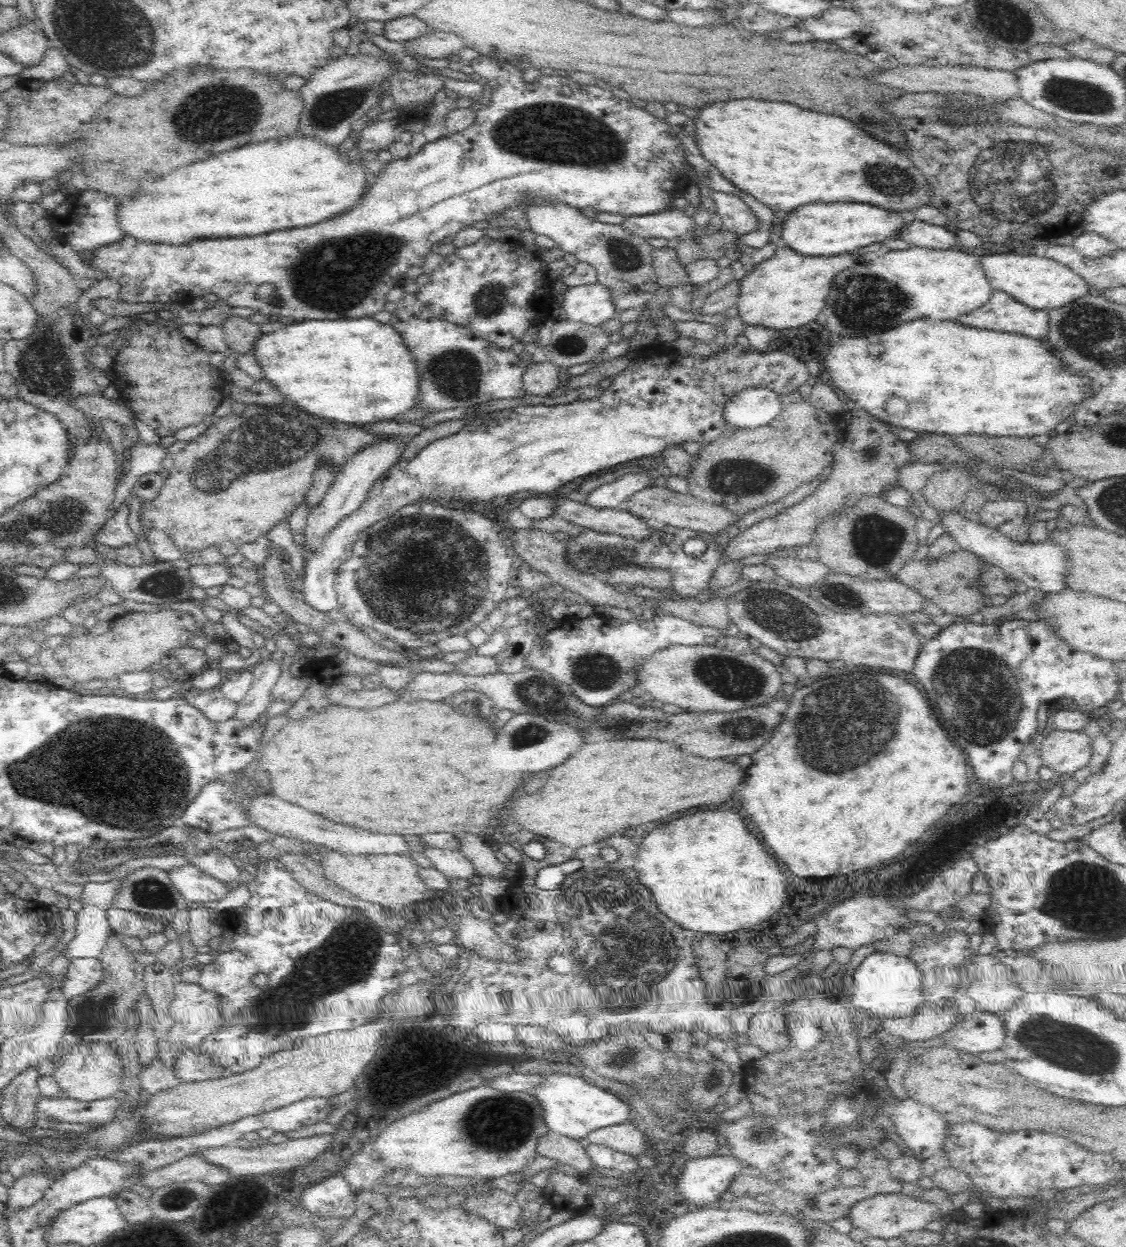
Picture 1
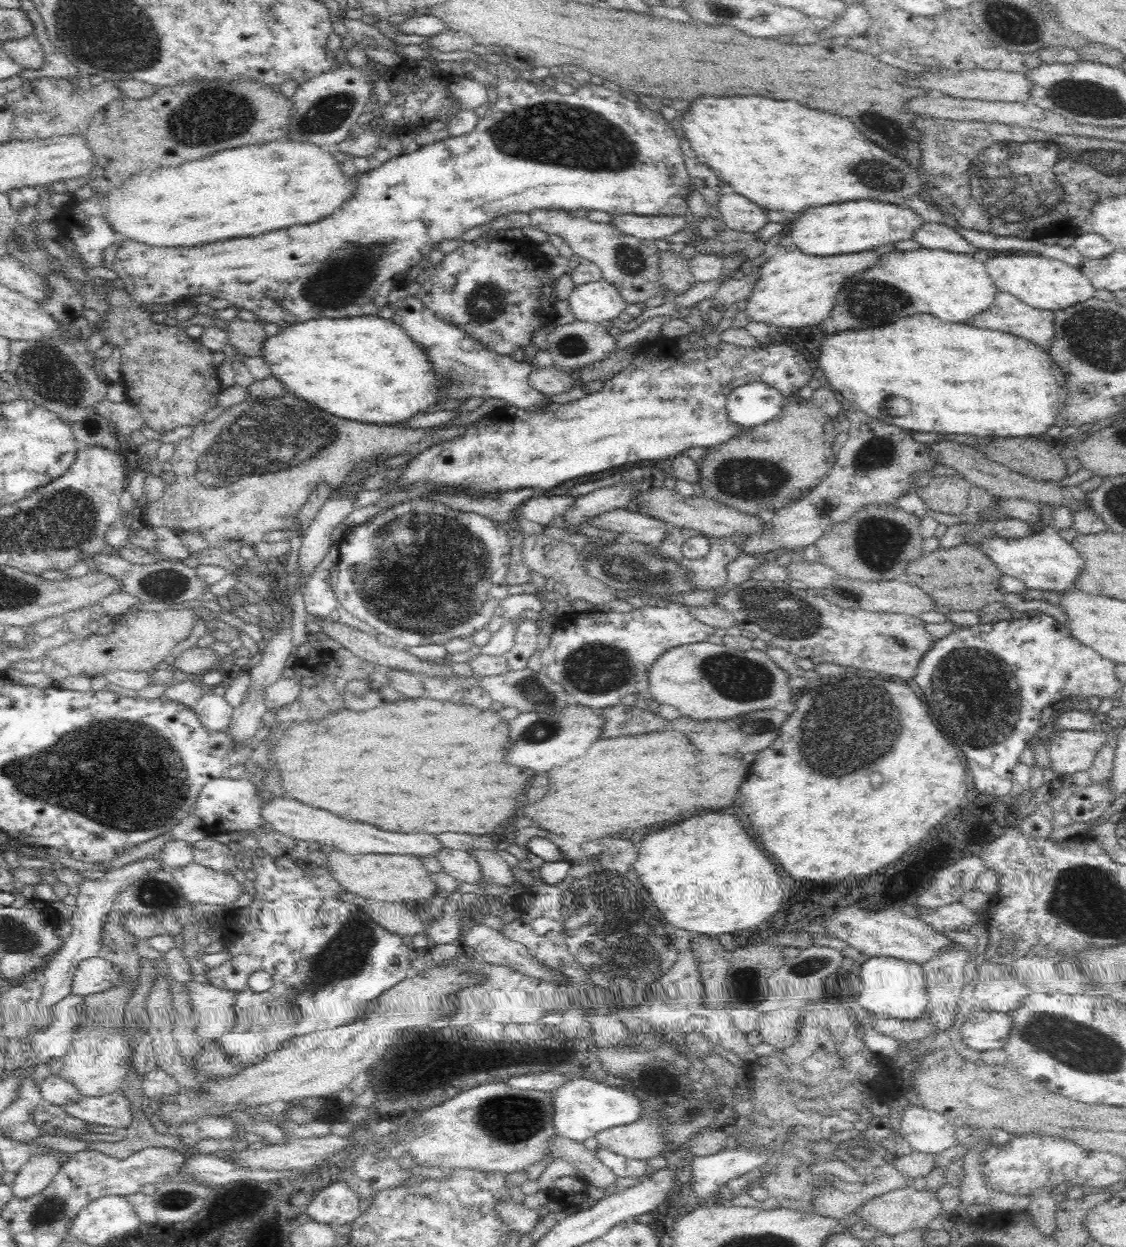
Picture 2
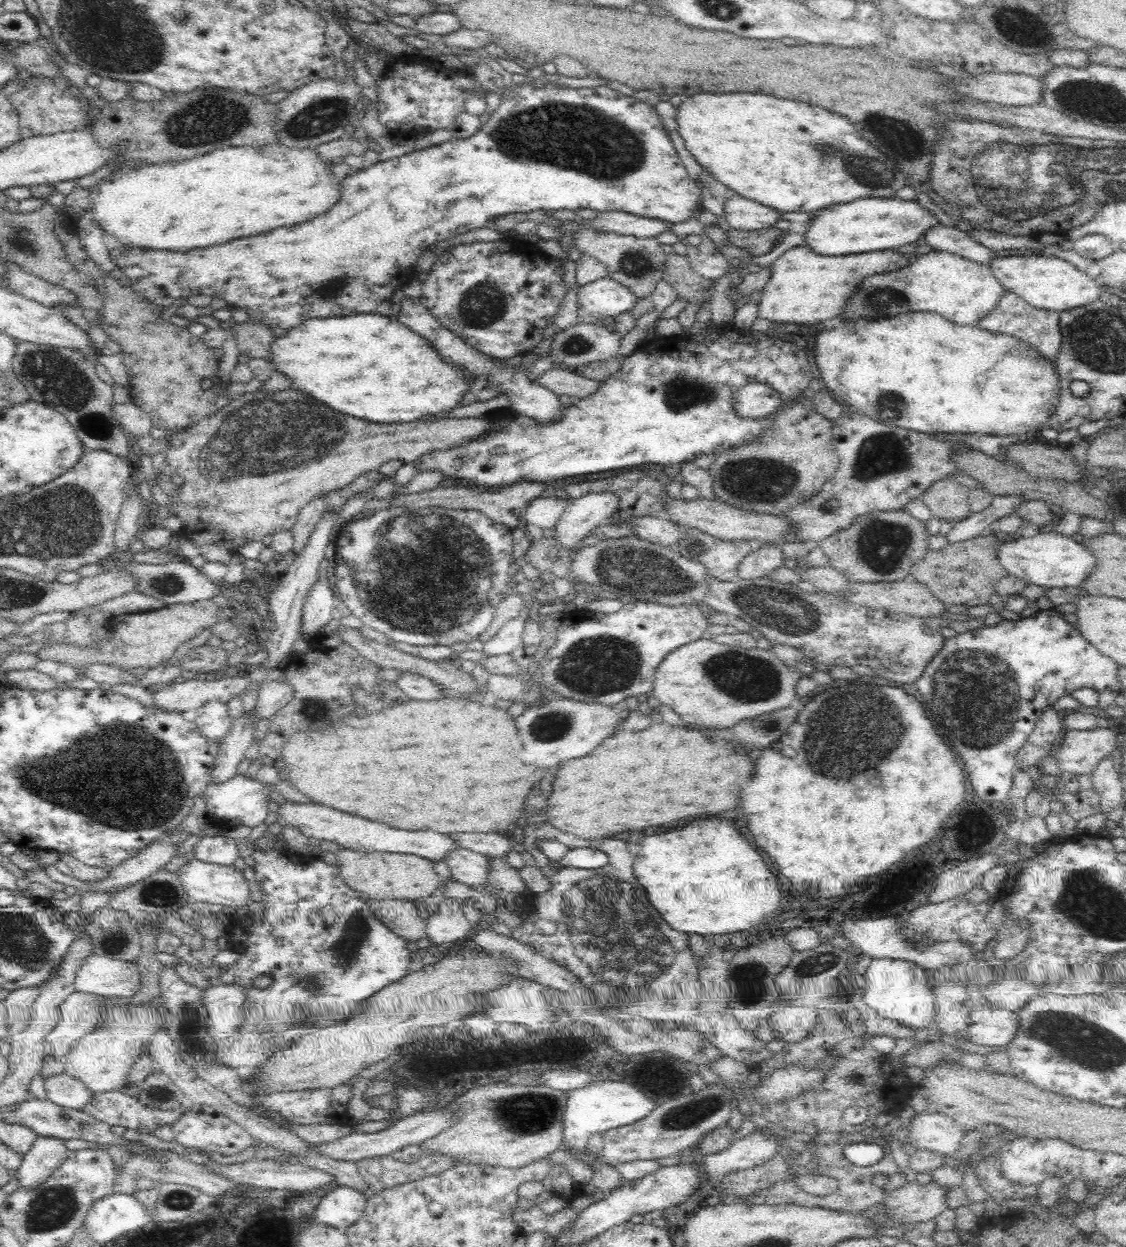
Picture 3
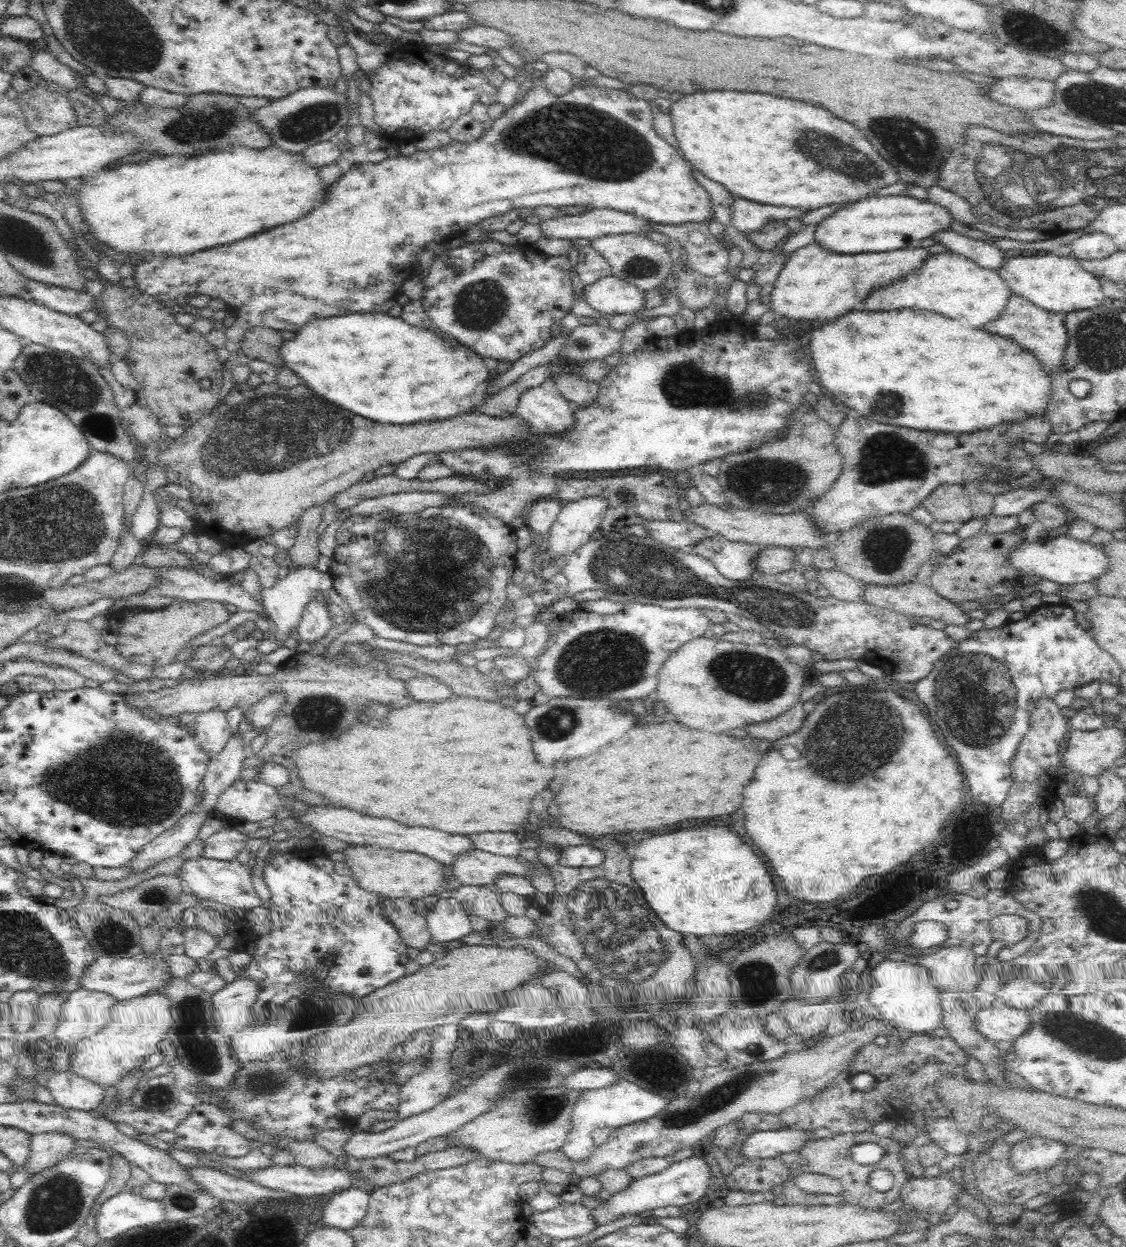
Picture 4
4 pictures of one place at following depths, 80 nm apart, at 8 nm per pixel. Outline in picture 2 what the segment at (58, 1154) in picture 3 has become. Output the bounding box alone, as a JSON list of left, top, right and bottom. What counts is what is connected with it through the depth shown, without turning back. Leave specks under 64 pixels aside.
[11,1154,59,1200]

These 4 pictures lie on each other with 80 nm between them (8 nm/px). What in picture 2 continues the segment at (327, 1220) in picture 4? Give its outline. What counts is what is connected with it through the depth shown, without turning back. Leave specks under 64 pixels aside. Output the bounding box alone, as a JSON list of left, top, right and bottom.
[306,1180,361,1227]

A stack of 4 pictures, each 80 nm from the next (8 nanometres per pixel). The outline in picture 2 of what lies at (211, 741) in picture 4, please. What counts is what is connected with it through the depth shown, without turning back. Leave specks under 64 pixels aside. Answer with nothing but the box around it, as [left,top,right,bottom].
[192,694,234,730]

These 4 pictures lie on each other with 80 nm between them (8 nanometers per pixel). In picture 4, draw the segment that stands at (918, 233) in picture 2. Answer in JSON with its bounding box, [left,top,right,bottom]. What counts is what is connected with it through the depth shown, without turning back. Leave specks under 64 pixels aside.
[932,229,1005,269]

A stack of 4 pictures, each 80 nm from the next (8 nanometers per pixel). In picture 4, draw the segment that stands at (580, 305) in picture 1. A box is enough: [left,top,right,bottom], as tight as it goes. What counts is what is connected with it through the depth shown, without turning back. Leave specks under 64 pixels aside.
[581,275,644,316]

